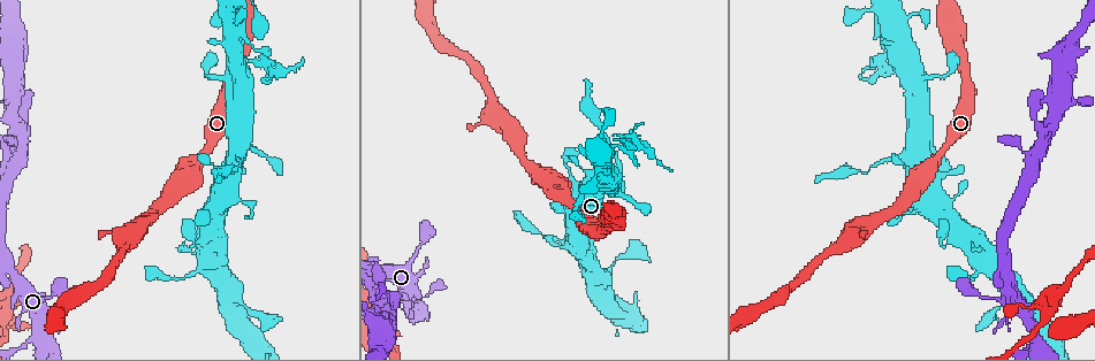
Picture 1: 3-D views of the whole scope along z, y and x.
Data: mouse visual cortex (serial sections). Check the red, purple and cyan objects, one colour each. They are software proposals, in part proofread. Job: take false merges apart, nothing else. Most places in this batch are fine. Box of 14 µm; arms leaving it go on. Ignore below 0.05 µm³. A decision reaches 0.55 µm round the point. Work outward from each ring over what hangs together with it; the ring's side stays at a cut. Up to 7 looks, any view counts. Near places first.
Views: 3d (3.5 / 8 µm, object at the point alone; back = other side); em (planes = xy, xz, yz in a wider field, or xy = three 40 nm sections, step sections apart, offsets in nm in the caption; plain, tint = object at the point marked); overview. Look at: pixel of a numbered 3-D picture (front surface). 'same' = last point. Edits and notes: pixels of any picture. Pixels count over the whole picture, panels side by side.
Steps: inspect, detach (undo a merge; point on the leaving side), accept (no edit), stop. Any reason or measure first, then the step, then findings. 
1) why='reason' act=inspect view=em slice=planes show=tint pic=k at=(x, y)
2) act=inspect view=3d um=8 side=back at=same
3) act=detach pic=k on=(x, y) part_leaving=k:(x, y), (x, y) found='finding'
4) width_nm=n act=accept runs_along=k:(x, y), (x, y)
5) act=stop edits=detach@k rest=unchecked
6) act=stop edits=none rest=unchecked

why='sharp bend' act=inspect view=3d um=8 pic=1 at=(203, 265)

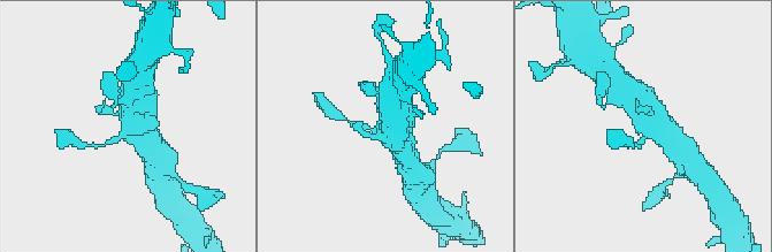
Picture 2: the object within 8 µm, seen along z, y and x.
act=inspect view=em slice=xy step=1 show=tint pic=2 at=(648, 128)

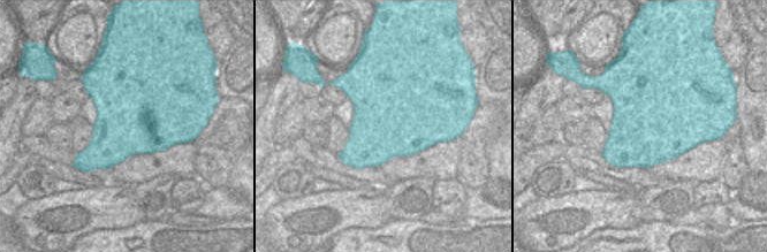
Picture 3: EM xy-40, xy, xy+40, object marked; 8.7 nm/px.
act=accept runs_along=2:(632, 91), (677, 143) found='continuous, no second cell'

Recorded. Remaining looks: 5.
why='narrows sharply' act=inspect view=3d um=3.5 pic=1 at=(237, 299)

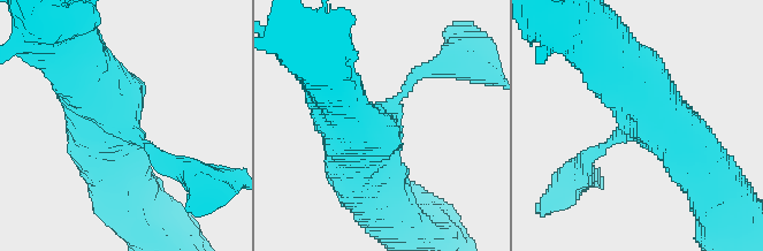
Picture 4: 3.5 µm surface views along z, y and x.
why='need the tissue' act=inspect view=em slice=xy step=2 show=plain pic=4 at=(121, 123)

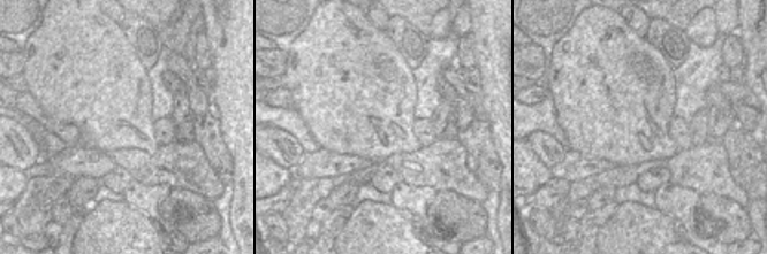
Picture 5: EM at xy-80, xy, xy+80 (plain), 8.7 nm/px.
why='with the object marked' act=inspect view=em slice=xy step=2 show=tint at=same

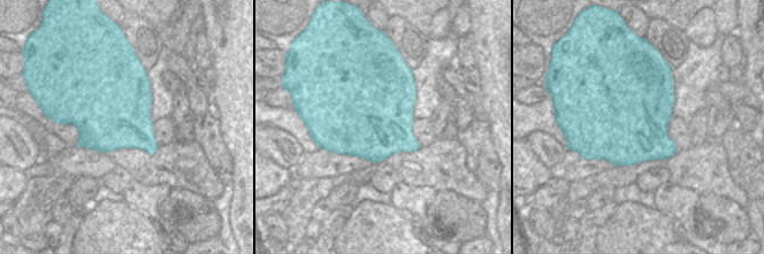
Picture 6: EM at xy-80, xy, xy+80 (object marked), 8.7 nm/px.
width_nm=850 act=accept runs_along=4:(602, 43), (653, 103), (700, 166) found='one cell here'

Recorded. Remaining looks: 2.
why='narrows sharply' act=inspect view=3d um=3.5 pic=1 at=(423, 297)

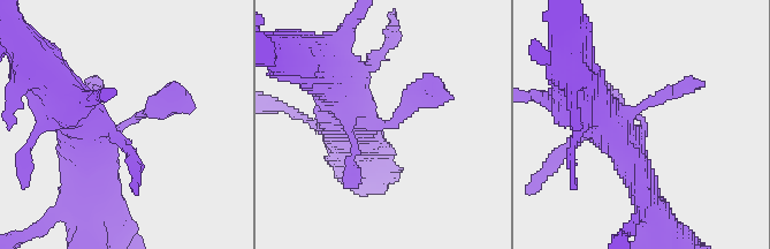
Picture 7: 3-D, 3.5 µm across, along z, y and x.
act=inspect view=em slice=xy step=3 show=tint pic=7 at=(641, 122)

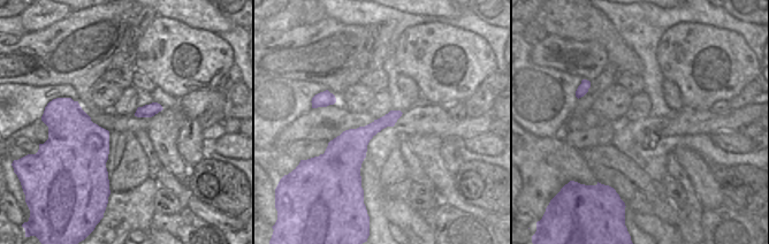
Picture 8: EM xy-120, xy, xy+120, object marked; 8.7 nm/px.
act=accept runs_along=7:(340, 89), (375, 125), (452, 98) found='continuous, no second cell'

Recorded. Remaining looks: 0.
act=stop edits=none rest=unchecked

